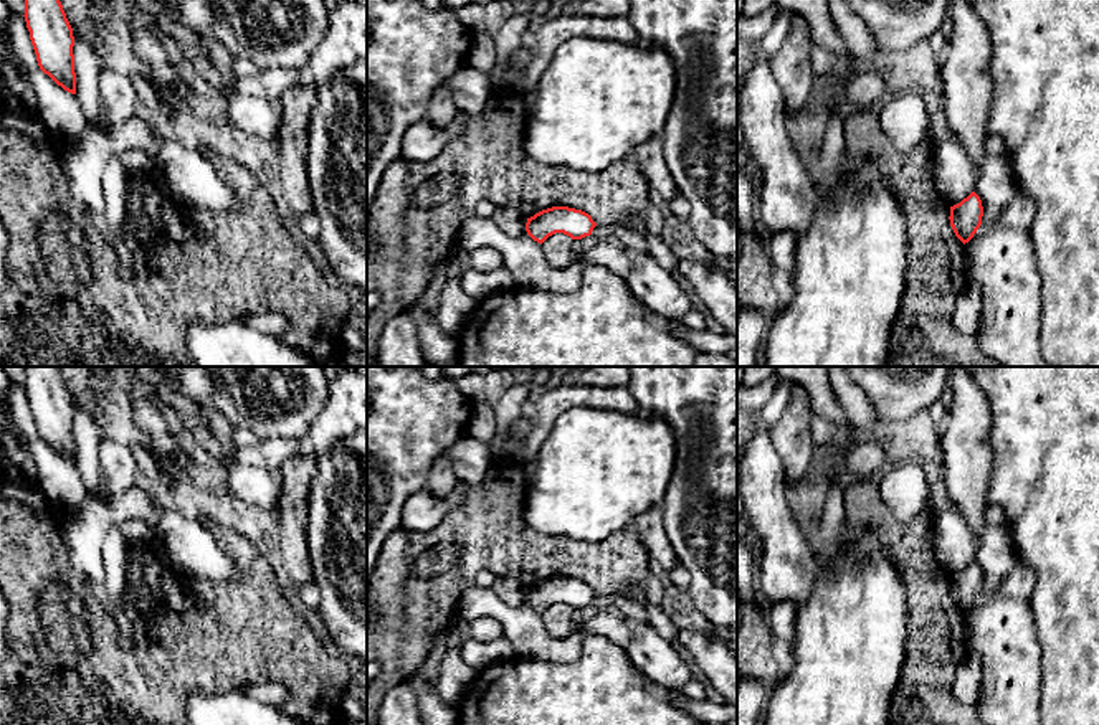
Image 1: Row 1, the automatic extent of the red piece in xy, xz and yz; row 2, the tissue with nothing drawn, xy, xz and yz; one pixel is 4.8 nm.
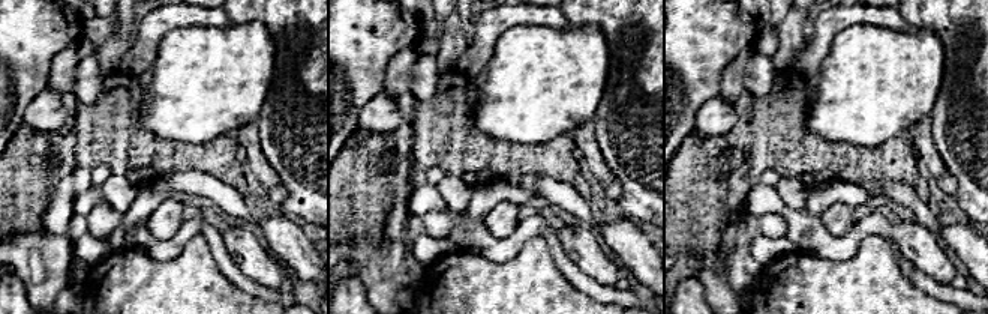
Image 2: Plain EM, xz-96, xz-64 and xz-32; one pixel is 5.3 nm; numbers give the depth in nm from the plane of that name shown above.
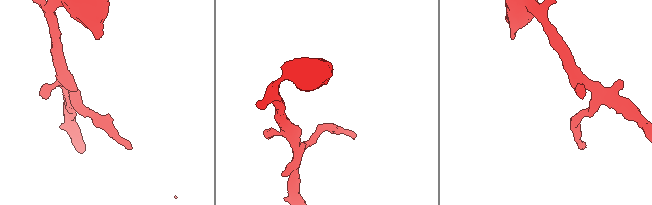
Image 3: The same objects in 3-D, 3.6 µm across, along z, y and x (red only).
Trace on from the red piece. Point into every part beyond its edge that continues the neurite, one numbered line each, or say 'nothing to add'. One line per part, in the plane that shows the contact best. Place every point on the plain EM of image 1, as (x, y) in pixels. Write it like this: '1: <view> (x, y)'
nothing to add

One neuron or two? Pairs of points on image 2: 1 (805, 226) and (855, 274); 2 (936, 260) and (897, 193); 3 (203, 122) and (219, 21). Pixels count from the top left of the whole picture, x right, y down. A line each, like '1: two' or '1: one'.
1: two
2: two
3: two

